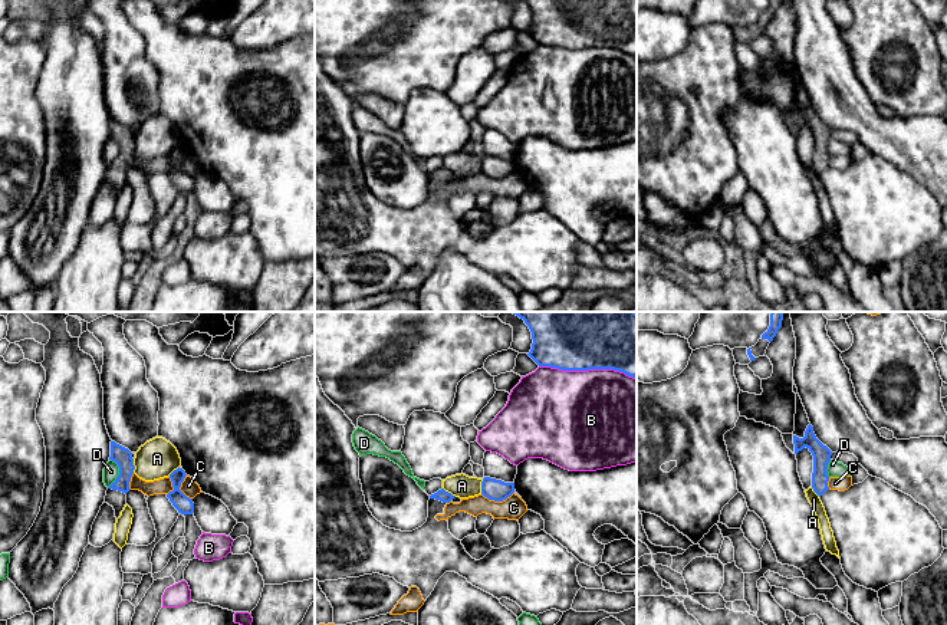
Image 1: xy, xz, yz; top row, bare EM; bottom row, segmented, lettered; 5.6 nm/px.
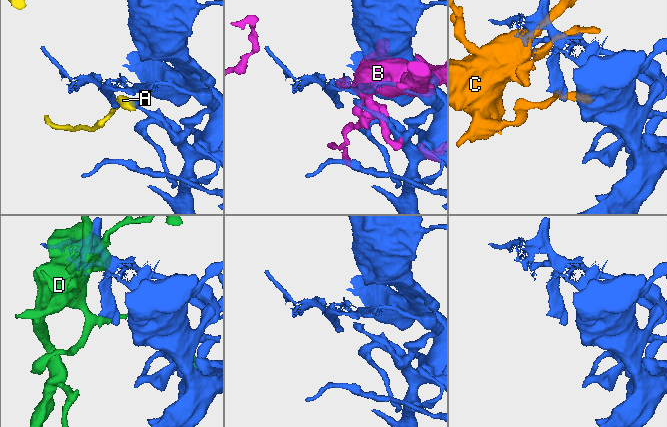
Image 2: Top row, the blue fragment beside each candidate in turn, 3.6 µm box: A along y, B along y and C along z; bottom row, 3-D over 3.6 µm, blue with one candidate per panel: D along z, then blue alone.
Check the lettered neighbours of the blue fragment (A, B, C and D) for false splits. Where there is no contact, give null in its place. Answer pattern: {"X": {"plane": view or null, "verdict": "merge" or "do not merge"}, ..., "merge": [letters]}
{"A": {"plane": "xz", "verdict": "do not merge"}, "B": {"plane": "xz", "verdict": "do not merge"}, "C": {"plane": "xz", "verdict": "do not merge"}, "D": {"plane": "xy", "verdict": "do not merge"}, "merge": []}

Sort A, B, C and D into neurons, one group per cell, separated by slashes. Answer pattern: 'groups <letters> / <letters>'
groups A / B / C / D

